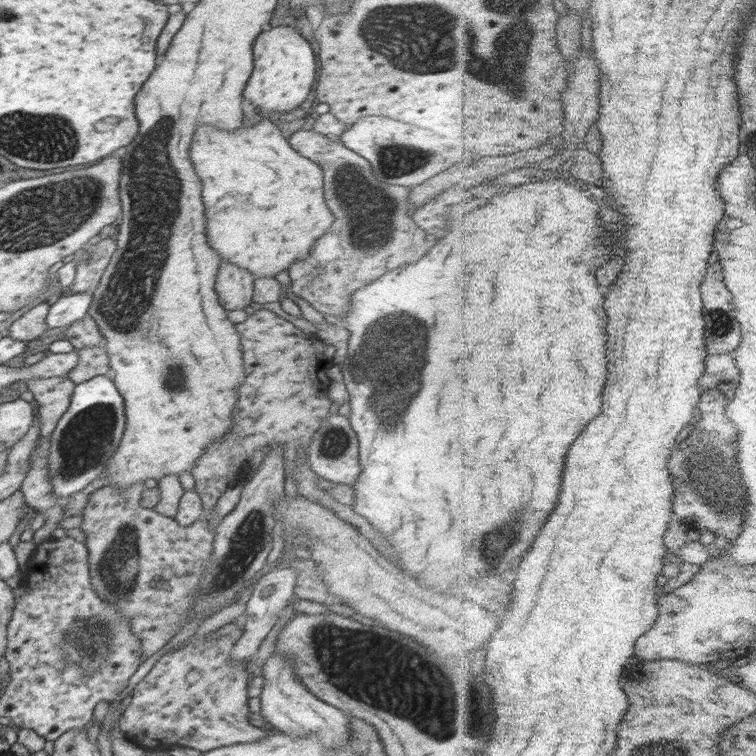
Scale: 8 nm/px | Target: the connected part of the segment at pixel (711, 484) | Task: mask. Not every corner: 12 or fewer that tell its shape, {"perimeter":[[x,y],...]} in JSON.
{"perimeter":[[724,392],[673,452],[676,517],[734,542],[750,504]]}

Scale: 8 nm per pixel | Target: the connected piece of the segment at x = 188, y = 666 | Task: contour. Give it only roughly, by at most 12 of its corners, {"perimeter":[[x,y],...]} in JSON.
{"perimeter":[[236,638],[170,648],[119,728],[158,749],[266,738]]}

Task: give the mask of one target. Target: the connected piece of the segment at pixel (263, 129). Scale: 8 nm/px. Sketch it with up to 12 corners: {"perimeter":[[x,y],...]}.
{"perimeter":[[276,124],[199,128],[216,292],[309,256],[334,222],[324,172]]}

